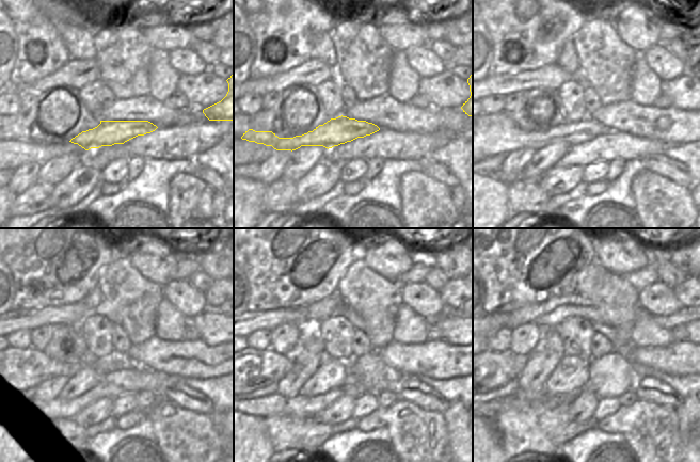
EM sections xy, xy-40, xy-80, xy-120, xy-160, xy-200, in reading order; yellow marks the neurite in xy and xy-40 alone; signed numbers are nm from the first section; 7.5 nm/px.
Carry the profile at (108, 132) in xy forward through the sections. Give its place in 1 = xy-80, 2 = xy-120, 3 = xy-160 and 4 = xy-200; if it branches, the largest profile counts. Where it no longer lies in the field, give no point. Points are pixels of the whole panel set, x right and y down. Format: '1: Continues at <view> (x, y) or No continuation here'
1: Continues at xy-80 (497, 133)
2: Continues at xy-120 (16, 369)
3: Continues at xy-160 (255, 369)
4: Continues at xy-200 (494, 369).

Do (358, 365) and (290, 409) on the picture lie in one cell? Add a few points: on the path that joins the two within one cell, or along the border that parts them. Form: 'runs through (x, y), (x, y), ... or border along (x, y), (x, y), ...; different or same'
border along (349, 370), (365, 389); different

